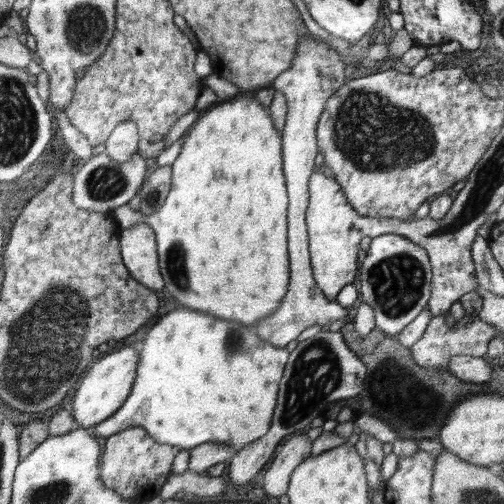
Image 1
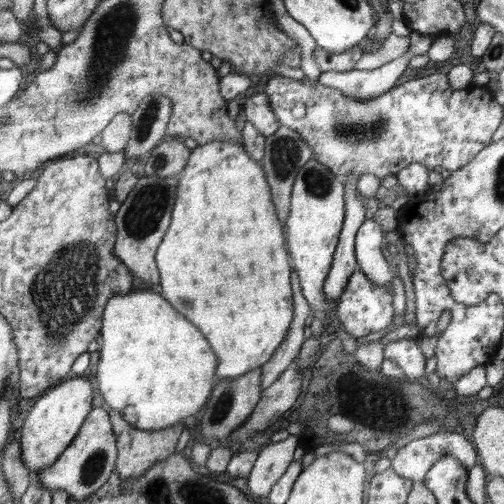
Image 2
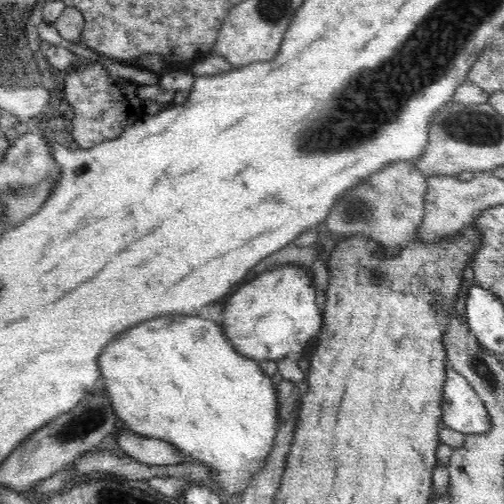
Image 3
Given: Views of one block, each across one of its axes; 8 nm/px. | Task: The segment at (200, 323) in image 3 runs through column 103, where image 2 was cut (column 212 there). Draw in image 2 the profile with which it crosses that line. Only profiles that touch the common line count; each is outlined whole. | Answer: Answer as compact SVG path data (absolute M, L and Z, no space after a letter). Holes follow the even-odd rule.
M129 292L111 296L101 314L99 330L101 348L97 364L97 388L105 404L117 410L131 426L139 430L161 430L169 428L187 416L197 416L205 406L205 398L211 396L211 380L215 376L217 358L209 344L201 338L199 330L177 314L161 294L153 292Z

